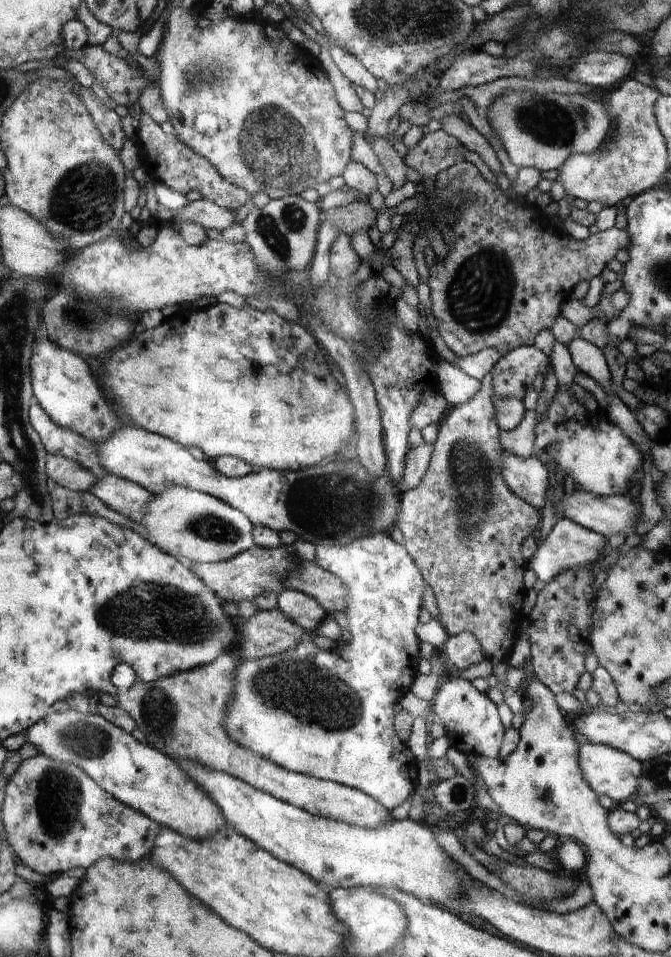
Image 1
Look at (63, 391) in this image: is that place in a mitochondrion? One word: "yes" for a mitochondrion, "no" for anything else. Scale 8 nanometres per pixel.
no

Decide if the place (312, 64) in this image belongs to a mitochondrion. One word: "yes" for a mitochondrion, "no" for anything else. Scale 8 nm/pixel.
no

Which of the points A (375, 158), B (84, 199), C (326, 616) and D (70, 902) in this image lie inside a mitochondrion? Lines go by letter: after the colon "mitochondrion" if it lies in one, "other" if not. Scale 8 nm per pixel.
A: other
B: mitochondrion
C: other
D: other

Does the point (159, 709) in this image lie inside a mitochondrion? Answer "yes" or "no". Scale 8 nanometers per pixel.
yes

